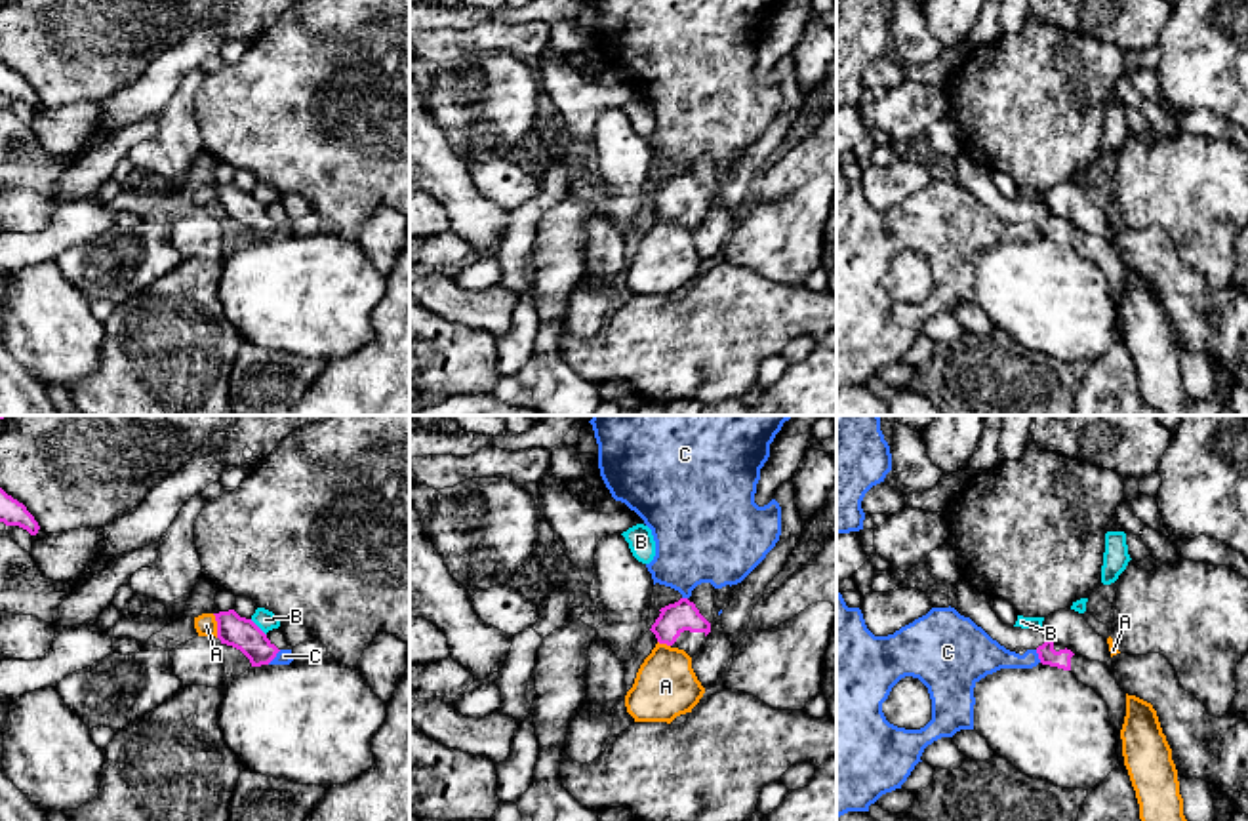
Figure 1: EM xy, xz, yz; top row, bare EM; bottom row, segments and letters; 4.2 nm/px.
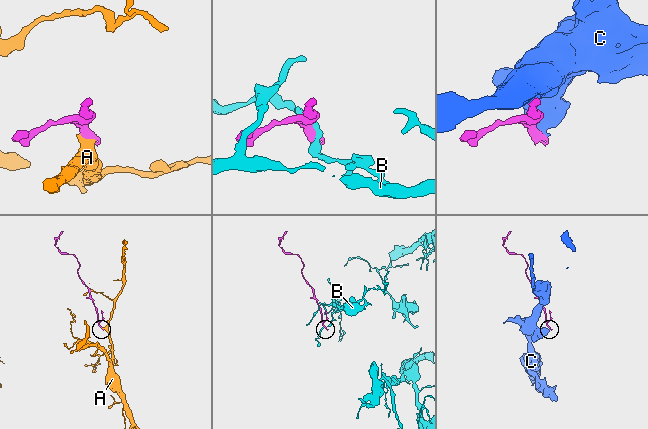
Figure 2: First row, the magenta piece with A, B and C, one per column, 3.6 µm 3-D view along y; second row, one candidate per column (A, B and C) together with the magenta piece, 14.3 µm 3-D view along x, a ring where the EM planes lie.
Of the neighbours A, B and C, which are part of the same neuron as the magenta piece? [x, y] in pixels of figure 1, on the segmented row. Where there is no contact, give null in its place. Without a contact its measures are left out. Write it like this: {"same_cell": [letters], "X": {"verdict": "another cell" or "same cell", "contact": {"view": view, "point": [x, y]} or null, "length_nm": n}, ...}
{"same_cell": [], "A": {"verdict": "another cell", "contact": {"view": "xy", "point": [218, 625]}, "length_nm": 110}, "B": {"verdict": "another cell", "contact": {"view": "xy", "point": [258, 627]}, "length_nm": 100}, "C": {"verdict": "another cell", "contact": {"view": "xy", "point": [273, 658]}, "length_nm": 90}}

